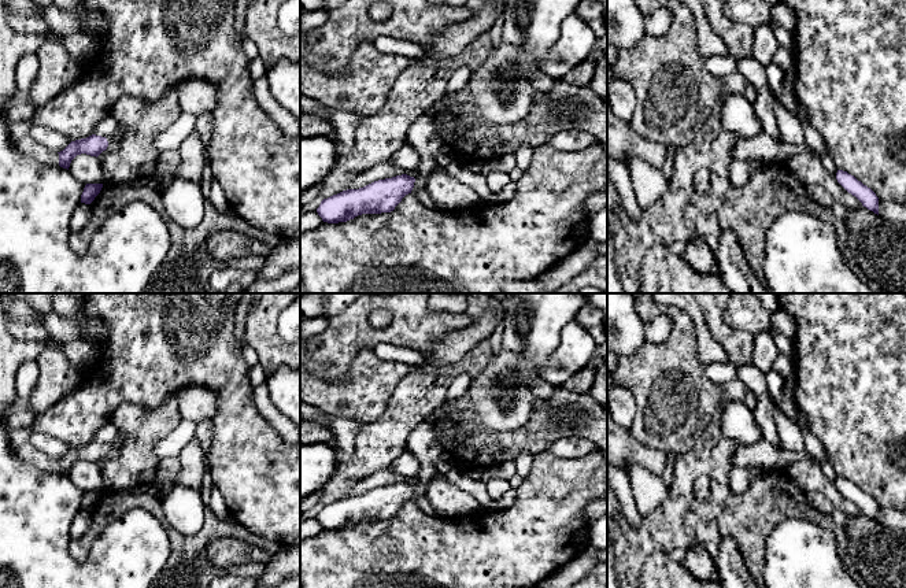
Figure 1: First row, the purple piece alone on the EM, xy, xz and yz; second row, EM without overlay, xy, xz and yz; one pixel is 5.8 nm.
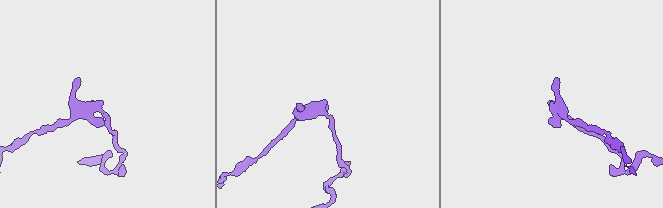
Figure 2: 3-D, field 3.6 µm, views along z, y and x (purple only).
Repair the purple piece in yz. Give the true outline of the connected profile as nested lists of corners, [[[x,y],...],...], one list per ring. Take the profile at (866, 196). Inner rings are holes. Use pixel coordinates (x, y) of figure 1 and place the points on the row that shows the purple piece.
[[[837,170],[836,180],[848,193],[855,196],[864,207],[879,215],[879,197],[870,188],[843,170]]]

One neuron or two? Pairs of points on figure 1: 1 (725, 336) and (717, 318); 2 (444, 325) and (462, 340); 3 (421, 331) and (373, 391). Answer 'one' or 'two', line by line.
1: one
2: two
3: two

